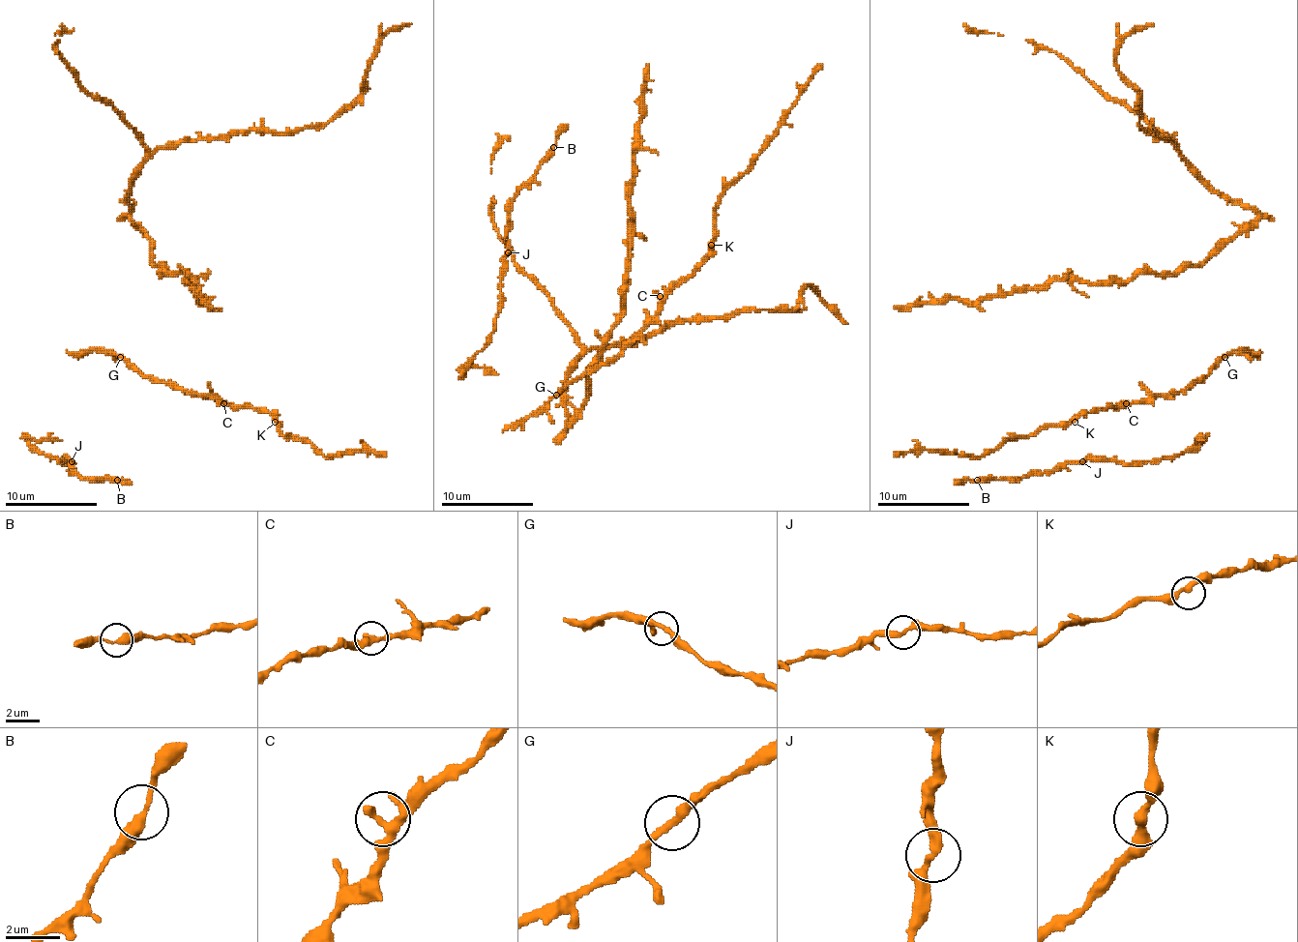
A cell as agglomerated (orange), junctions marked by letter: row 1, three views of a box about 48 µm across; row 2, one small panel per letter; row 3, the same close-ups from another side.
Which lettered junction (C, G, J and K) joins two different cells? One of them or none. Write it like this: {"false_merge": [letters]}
{"false_merge": []}

